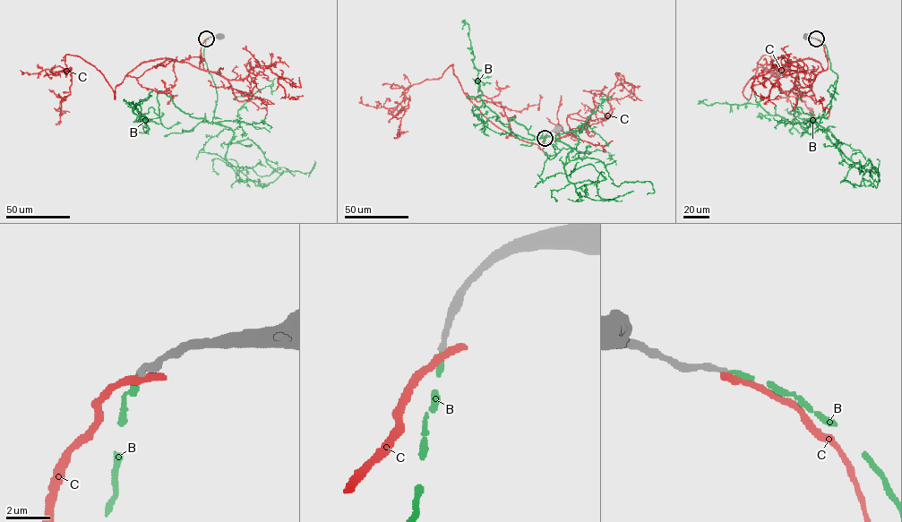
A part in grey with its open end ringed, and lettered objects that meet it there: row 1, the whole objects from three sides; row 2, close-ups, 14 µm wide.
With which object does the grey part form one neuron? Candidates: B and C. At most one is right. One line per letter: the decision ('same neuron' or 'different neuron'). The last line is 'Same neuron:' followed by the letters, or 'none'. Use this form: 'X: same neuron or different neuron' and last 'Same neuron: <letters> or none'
B: same neuron
C: different neuron
Same neuron: B

